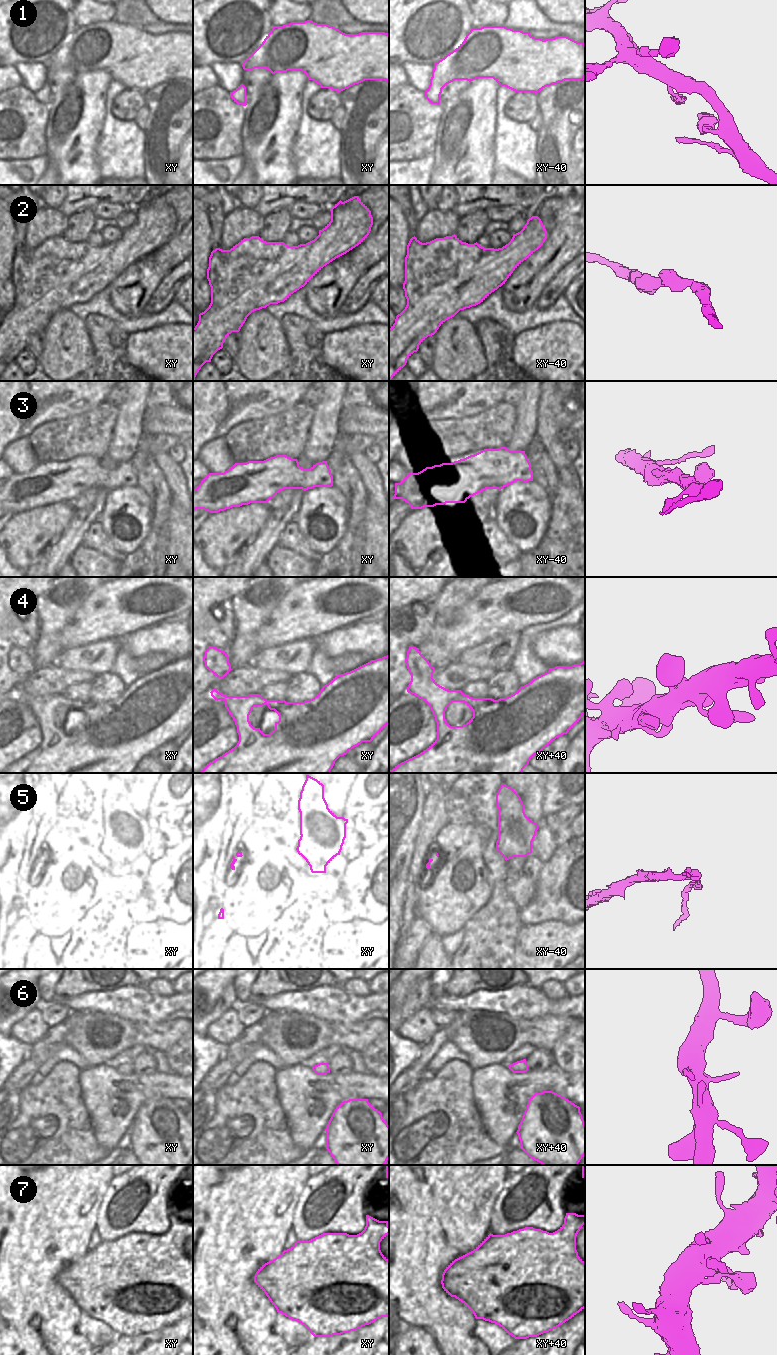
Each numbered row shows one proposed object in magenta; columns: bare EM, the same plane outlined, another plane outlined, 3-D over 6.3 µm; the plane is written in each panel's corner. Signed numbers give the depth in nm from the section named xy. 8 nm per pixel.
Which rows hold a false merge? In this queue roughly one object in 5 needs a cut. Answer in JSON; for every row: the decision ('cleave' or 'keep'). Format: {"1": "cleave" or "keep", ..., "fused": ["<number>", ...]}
{"1": "keep", "2": "keep", "3": "keep", "4": "keep", "5": "cleave", "6": "keep", "7": "keep", "fused": ["5"]}

